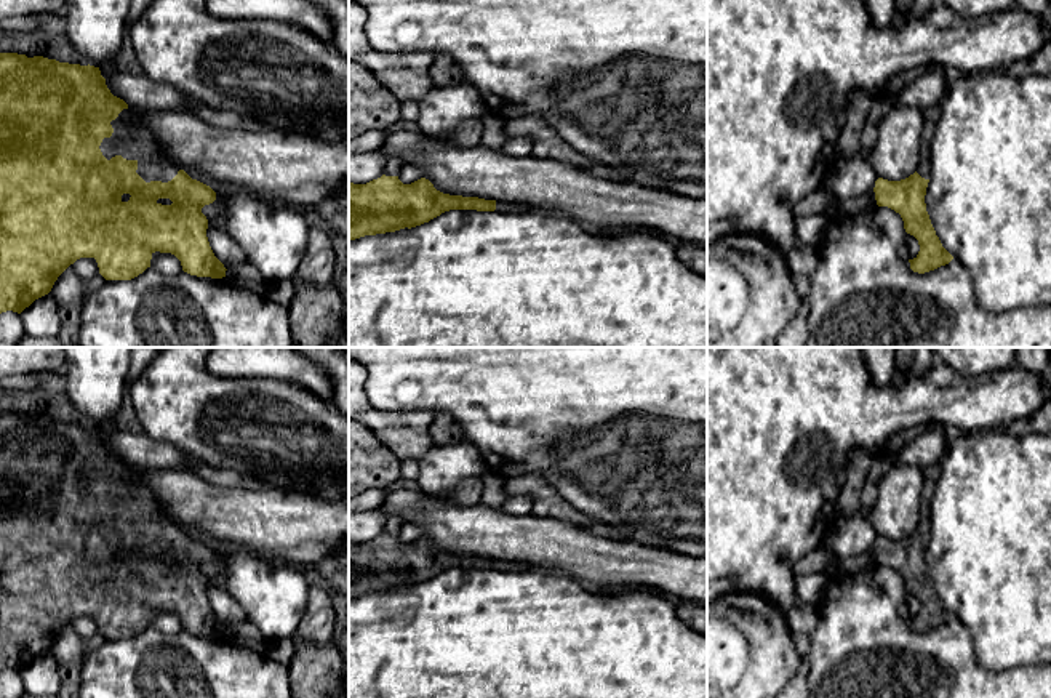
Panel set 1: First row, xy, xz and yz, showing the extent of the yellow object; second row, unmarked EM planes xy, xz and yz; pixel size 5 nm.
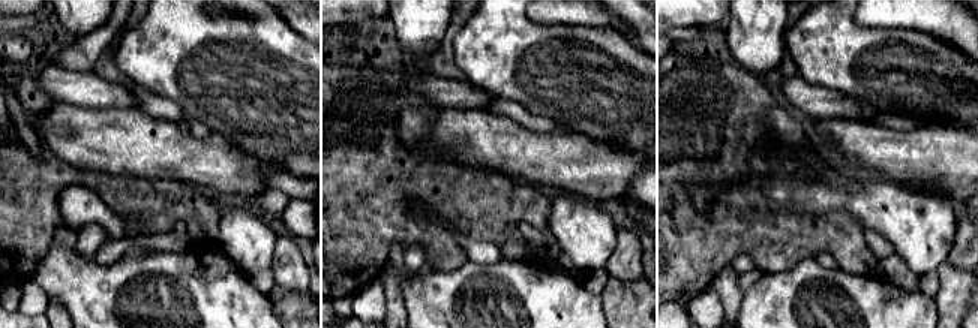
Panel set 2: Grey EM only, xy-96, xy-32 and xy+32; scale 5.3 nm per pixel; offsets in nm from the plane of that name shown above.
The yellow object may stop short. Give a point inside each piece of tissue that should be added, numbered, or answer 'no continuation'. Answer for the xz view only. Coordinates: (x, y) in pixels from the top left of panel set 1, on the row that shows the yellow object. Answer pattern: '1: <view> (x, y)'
1: xz (503, 207)

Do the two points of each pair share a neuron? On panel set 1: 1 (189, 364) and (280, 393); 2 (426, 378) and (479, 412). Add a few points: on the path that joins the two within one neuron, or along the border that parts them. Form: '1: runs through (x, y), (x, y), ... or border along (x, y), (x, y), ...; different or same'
1: runs through (211, 386), (258, 389); same
2: runs through (439, 378), (445, 378), (466, 399); same

